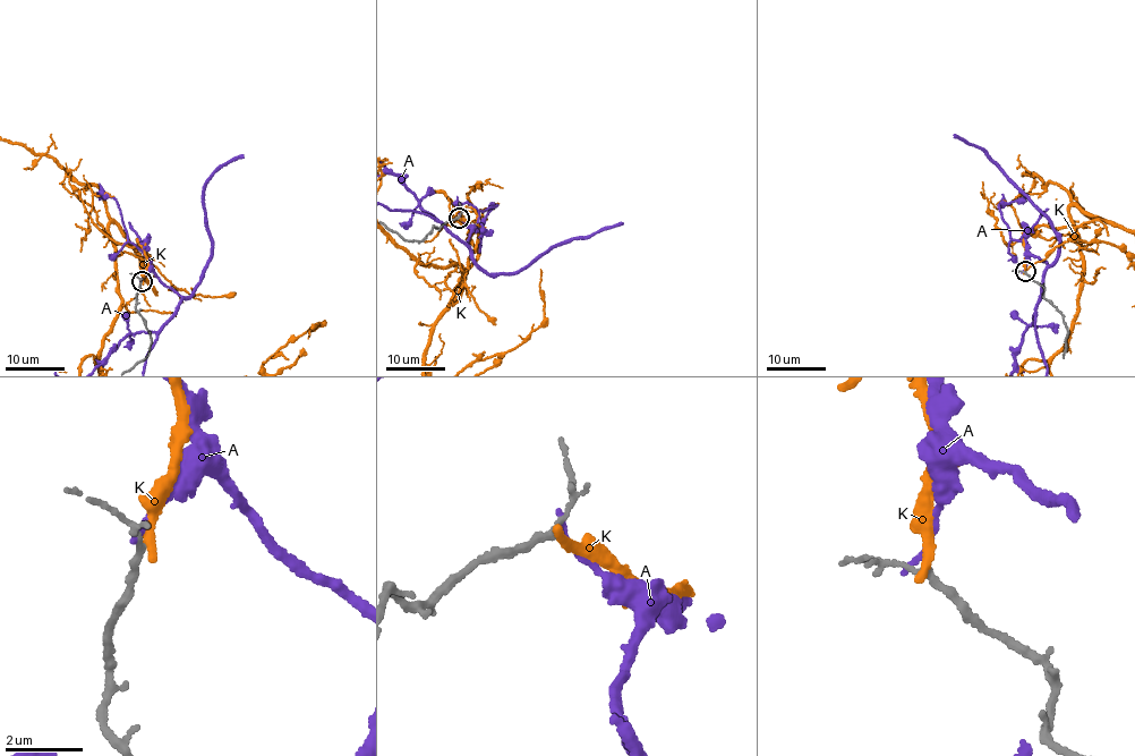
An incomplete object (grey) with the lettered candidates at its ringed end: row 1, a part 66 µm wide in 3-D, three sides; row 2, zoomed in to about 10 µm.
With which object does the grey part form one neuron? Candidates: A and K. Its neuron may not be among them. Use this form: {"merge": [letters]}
{"merge": ["K"]}

